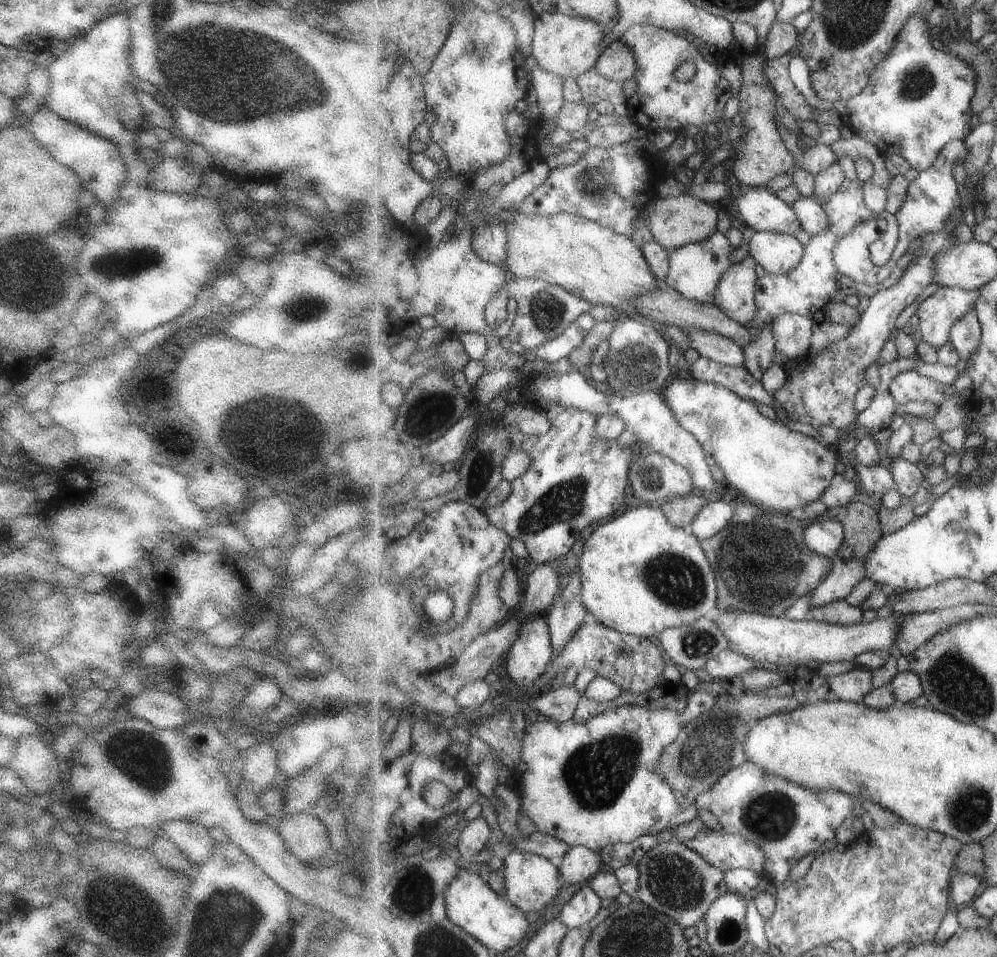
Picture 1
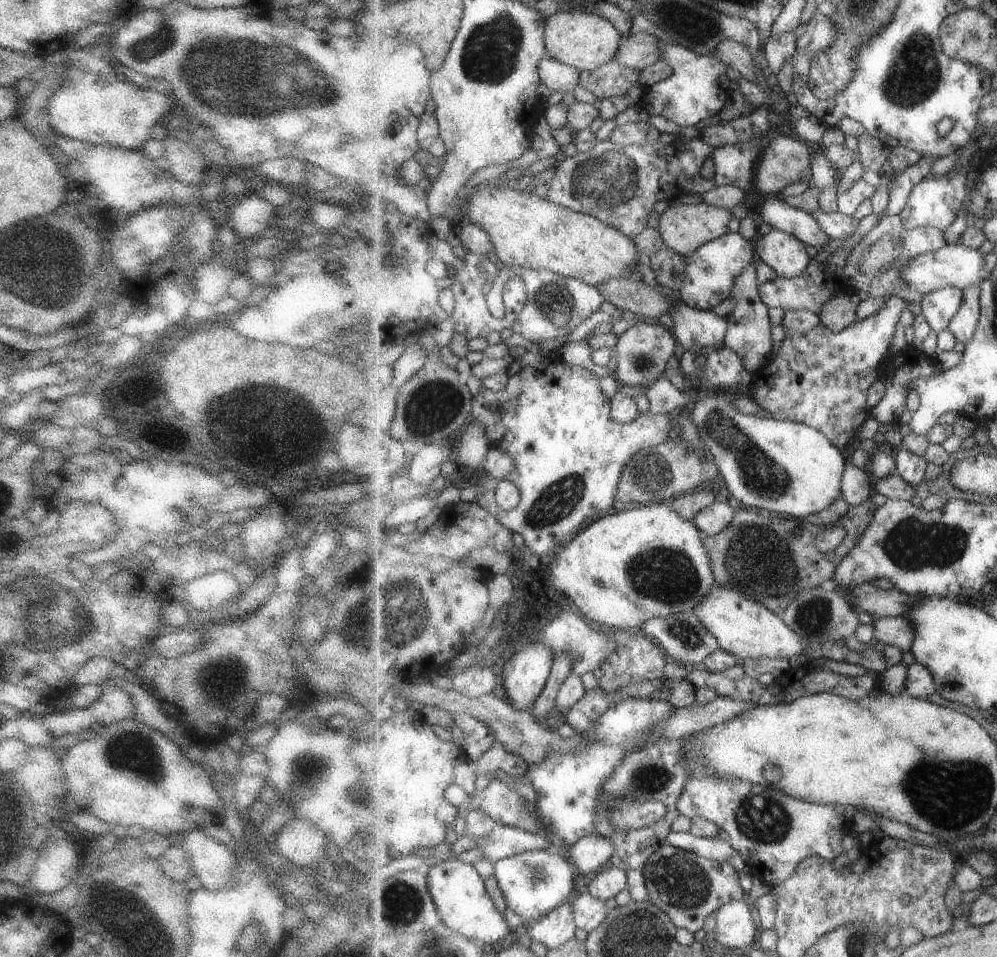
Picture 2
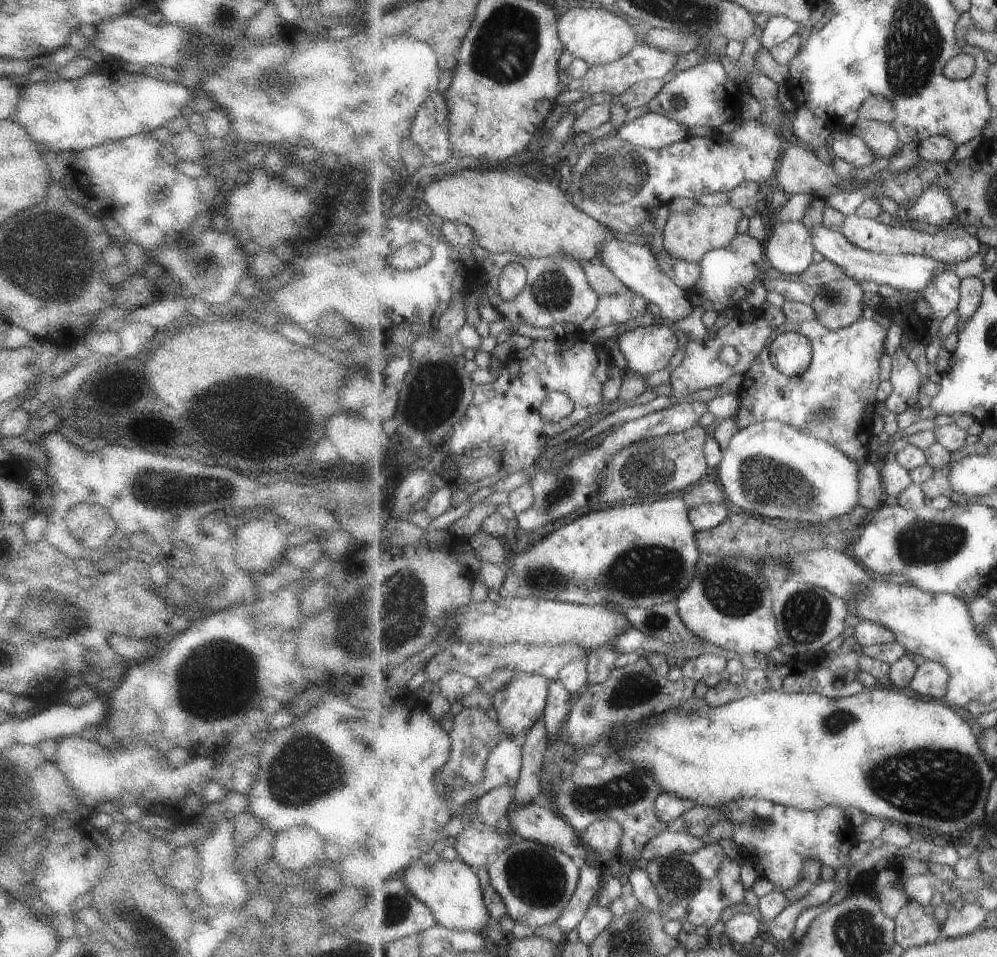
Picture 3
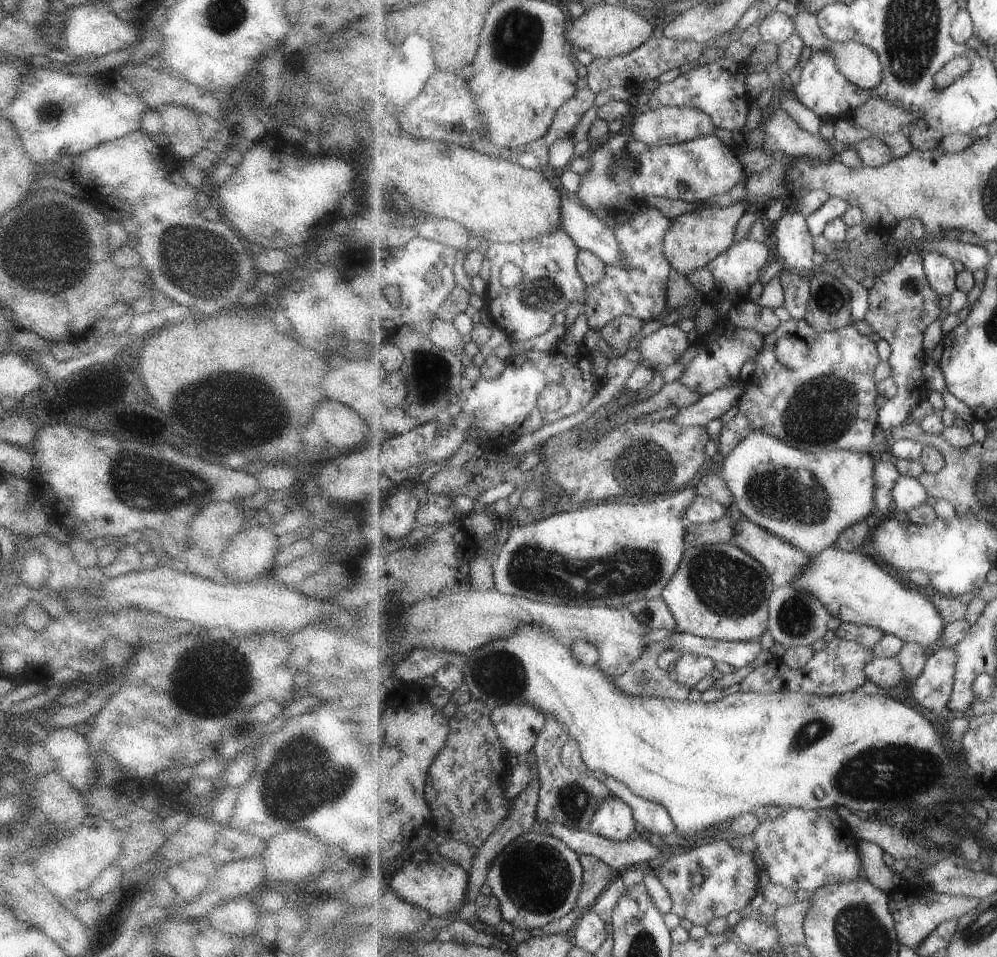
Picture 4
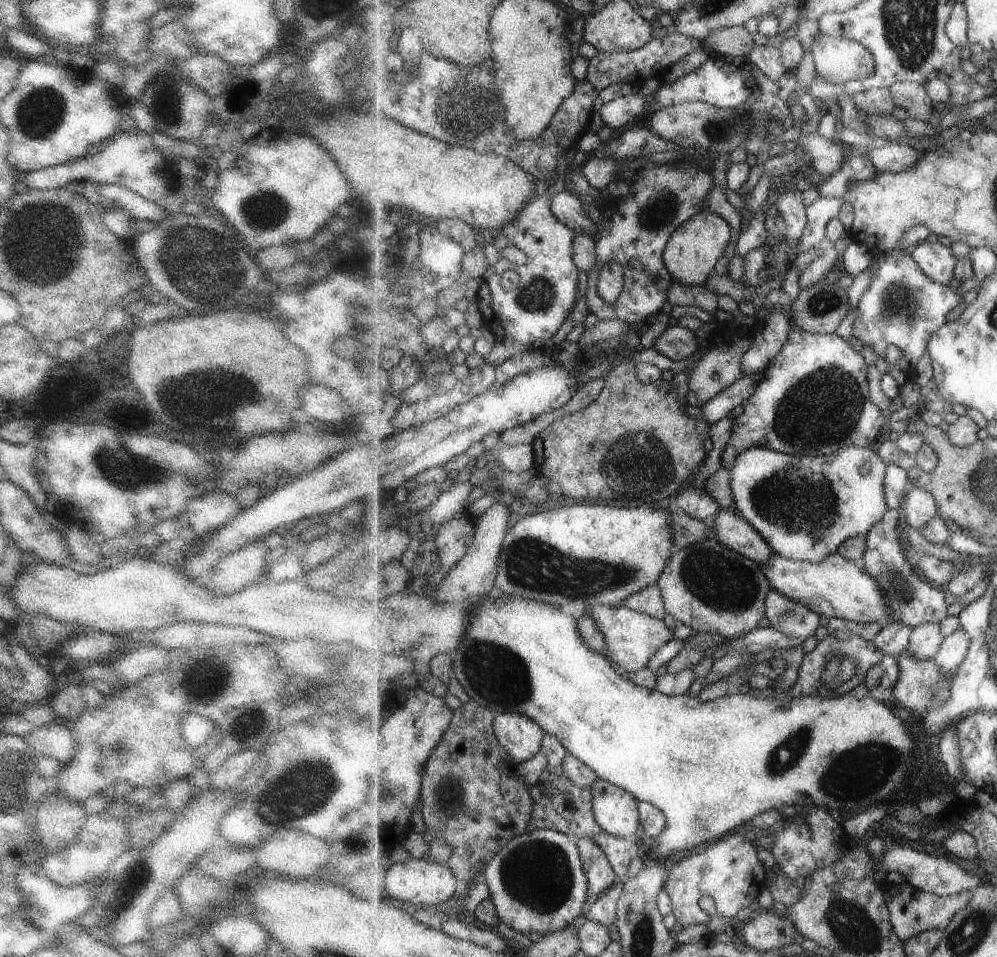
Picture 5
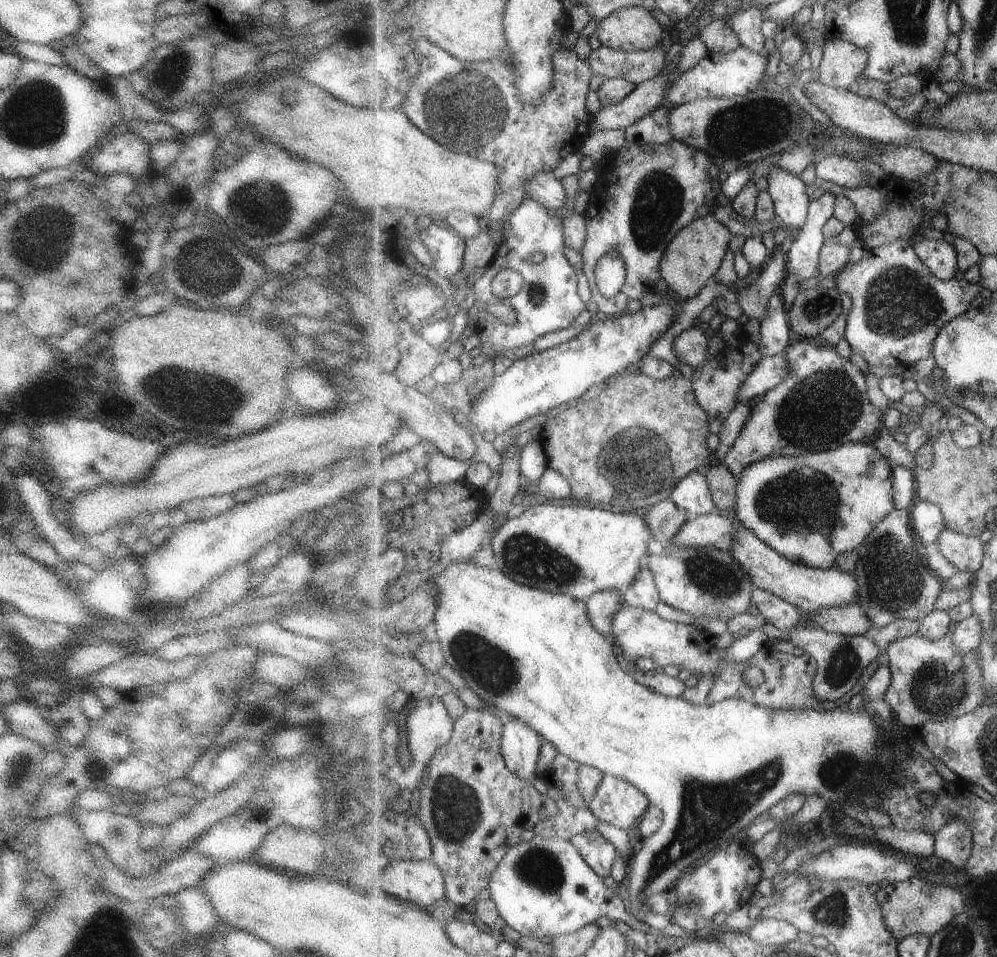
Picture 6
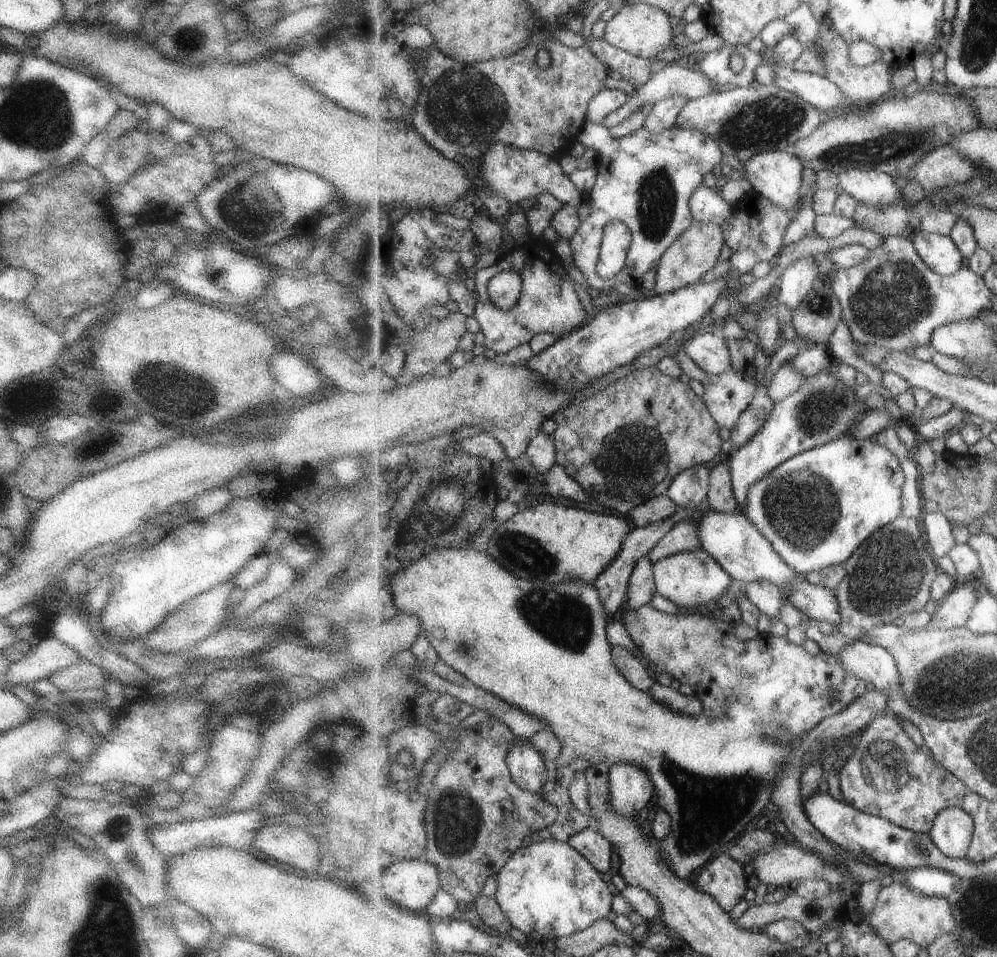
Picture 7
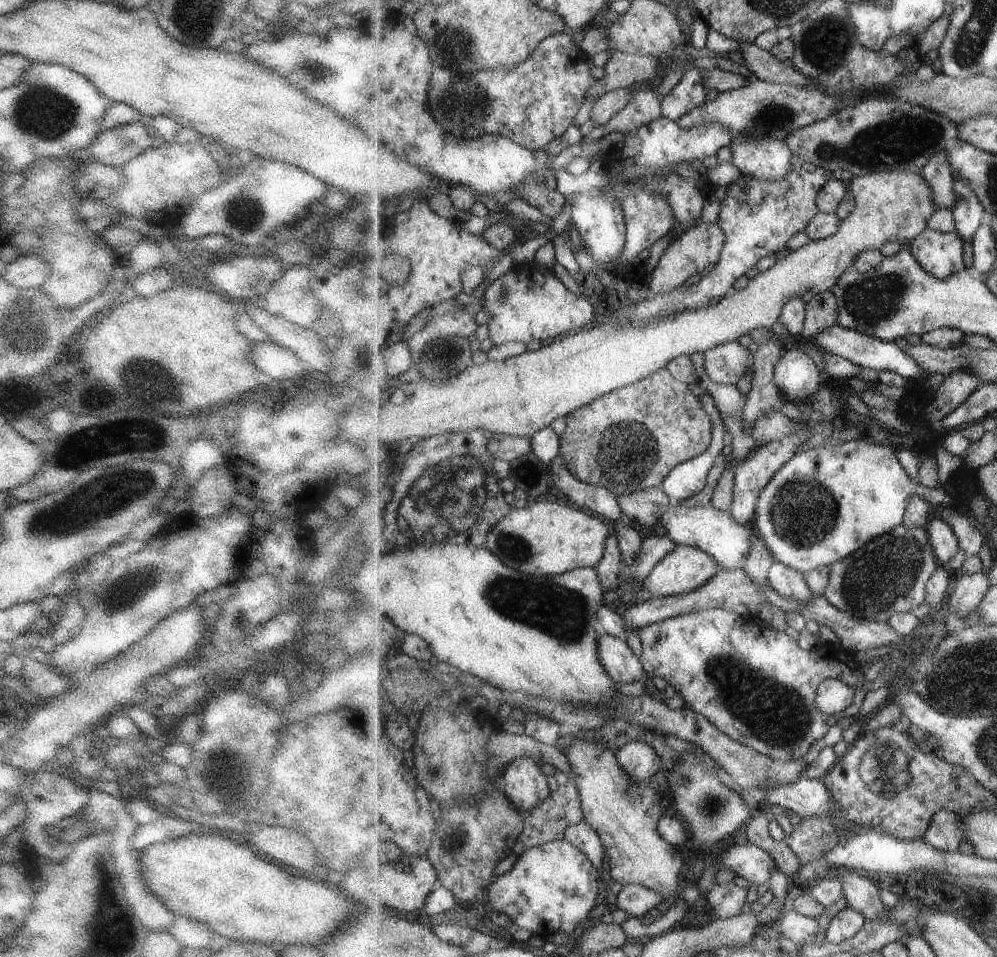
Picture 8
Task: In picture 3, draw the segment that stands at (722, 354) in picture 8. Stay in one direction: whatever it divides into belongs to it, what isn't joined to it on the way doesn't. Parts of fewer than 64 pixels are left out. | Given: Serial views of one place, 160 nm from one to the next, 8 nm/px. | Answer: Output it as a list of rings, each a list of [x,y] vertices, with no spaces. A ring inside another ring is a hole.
[[[657,320],[654,325],[624,332],[618,338],[618,348],[625,358],[627,373],[646,377],[667,367],[681,344],[675,328]]]

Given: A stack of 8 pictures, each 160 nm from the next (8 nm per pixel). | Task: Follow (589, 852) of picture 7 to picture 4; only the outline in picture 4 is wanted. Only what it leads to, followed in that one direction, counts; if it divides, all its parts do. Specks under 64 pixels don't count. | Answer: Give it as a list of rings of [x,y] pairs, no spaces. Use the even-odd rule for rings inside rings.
[[[580,855],[584,866],[584,884],[576,908],[582,913],[592,906],[615,878],[615,870],[593,855]]]

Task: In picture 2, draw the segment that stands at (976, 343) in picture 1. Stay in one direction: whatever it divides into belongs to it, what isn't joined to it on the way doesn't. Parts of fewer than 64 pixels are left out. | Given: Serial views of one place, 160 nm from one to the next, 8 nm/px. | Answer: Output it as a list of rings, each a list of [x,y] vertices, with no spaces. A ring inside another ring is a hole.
[[[981,284],[969,286],[964,290],[964,294],[964,304],[960,312],[957,312],[957,315],[953,318],[948,330],[953,332],[957,341],[965,346],[977,334],[981,316]]]

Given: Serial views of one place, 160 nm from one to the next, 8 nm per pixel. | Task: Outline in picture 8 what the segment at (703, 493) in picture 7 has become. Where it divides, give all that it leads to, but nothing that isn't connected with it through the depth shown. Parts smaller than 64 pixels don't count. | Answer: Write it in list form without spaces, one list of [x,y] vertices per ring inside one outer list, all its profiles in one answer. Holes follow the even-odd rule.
[[[709,393],[701,398],[703,410],[711,416],[714,423],[714,438],[712,446],[701,456],[679,464],[672,472],[669,472],[662,484],[663,491],[674,502],[683,503],[685,500],[696,496],[707,486],[709,472],[715,466],[715,460],[723,450],[723,436],[725,436],[725,424]]]

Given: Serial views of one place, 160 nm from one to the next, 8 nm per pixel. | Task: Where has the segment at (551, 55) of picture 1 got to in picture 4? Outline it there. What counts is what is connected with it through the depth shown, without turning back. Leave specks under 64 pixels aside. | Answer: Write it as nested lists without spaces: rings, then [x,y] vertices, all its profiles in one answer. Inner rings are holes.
[[[601,3],[588,5],[585,14],[575,20],[569,20],[565,26],[565,38],[571,46],[587,50],[595,58],[615,58],[633,52],[652,39],[656,27],[651,26],[644,13],[638,13],[627,5],[612,6]]]

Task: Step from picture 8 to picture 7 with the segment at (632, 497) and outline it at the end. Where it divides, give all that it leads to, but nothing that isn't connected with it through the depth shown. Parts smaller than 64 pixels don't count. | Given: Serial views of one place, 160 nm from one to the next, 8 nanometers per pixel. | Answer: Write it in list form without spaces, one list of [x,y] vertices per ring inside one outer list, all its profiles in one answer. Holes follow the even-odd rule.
[[[654,495],[652,499],[641,503],[630,512],[632,522],[637,527],[646,527],[669,518],[679,510],[679,505],[665,495]]]

